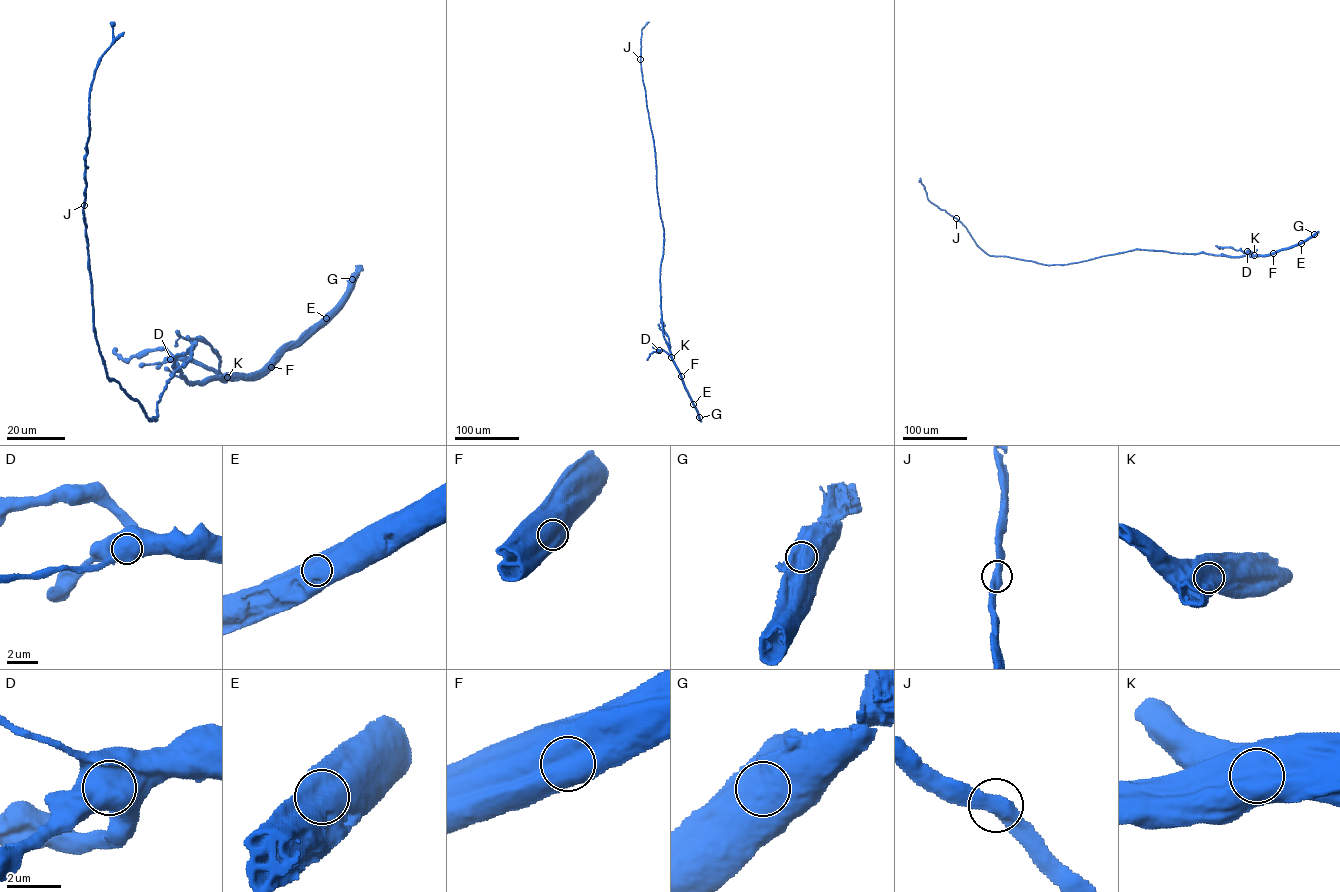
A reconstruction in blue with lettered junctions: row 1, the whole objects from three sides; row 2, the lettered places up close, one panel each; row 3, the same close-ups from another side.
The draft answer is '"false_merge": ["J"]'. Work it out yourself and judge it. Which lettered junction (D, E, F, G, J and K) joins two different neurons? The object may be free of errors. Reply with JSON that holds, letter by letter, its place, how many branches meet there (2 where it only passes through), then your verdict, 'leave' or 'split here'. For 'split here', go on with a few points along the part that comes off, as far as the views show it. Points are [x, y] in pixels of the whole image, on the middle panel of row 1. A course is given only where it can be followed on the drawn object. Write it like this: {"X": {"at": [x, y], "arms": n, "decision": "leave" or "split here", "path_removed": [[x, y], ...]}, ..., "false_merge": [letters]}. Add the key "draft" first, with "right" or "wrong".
{"draft": "wrong", "D": {"at": [659, 350], "arms": 1, "decision": "leave"}, "E": {"at": [693, 404], "arms": 1, "decision": "leave"}, "F": {"at": [681, 376], "arms": 1, "decision": "leave"}, "G": {"at": [699, 417], "arms": 1, "decision": "leave"}, "J": {"at": [640, 59], "arms": 2, "decision": "leave"}, "K": {"at": [671, 357], "arms": 1, "decision": "leave"}, "false_merge": []}

